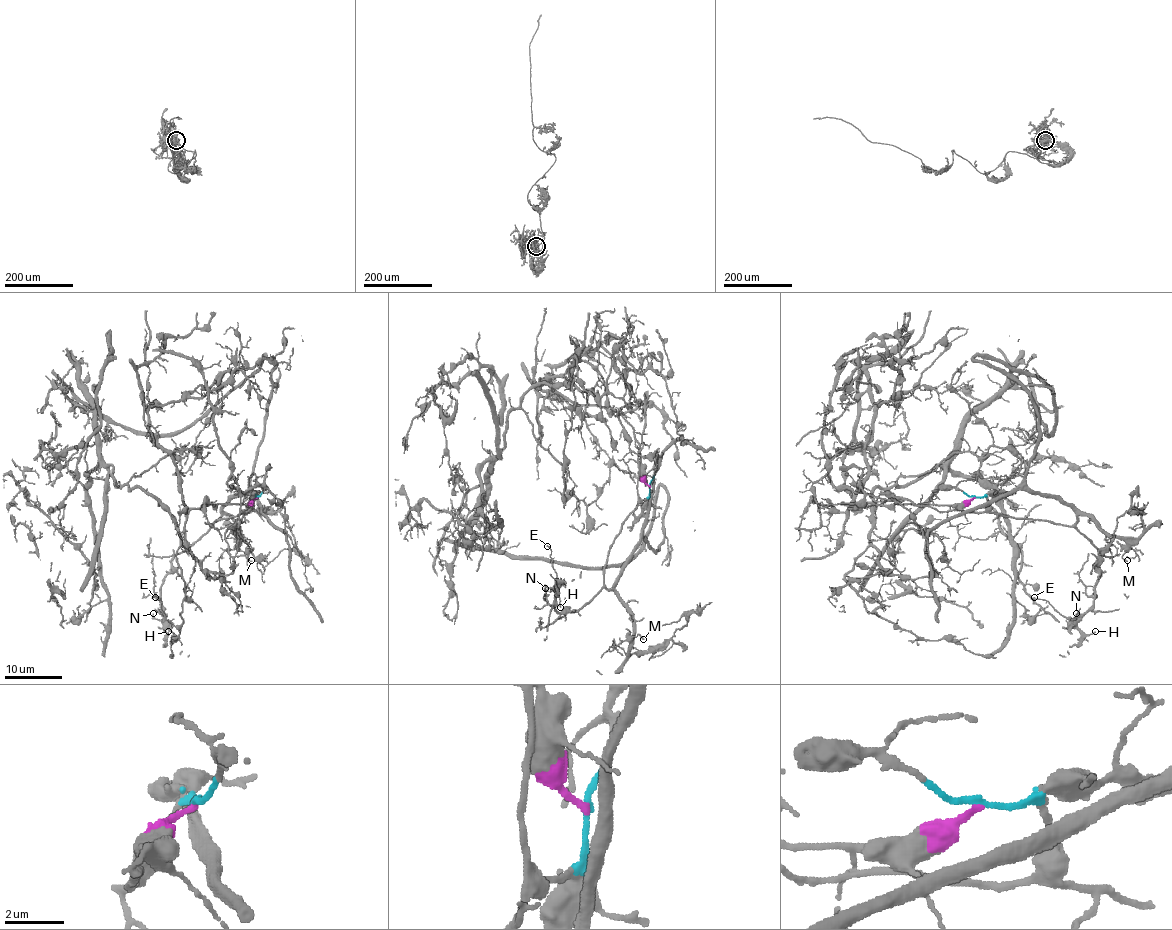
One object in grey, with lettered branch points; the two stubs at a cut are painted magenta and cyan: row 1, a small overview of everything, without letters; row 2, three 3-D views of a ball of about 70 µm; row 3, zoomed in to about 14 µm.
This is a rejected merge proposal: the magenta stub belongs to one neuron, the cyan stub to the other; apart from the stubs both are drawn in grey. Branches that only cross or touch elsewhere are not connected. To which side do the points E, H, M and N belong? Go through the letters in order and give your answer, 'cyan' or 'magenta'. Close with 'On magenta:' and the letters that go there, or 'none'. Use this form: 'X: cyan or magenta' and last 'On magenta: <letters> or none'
E: cyan
H: cyan
M: cyan
N: cyan
On magenta: none

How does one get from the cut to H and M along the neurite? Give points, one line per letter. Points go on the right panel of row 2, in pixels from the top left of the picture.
H: (973, 496), (985, 496), (992, 512), (1072, 525), (1098, 551), (1094, 604), (1077, 624), (1085, 634), (1095, 631)
M: (973, 496), (1009, 495), (1019, 489), (1052, 495), (1120, 536), (1125, 542), (1122, 555), (1127, 561)

